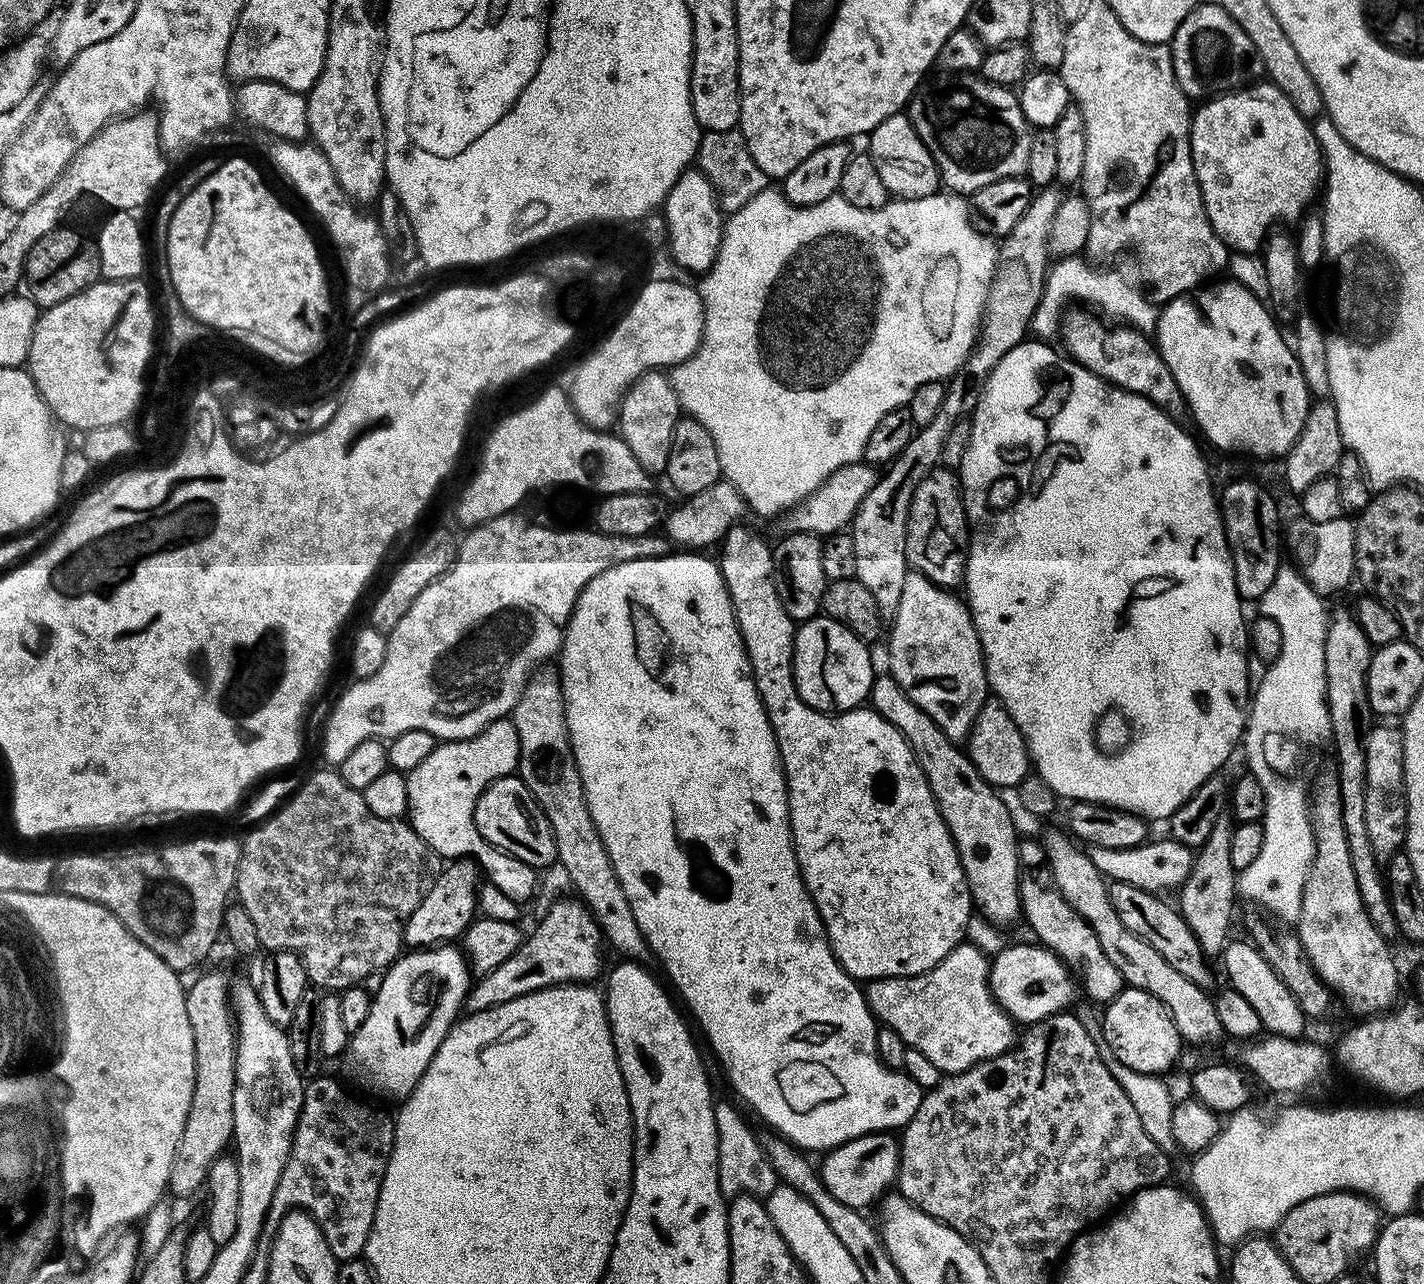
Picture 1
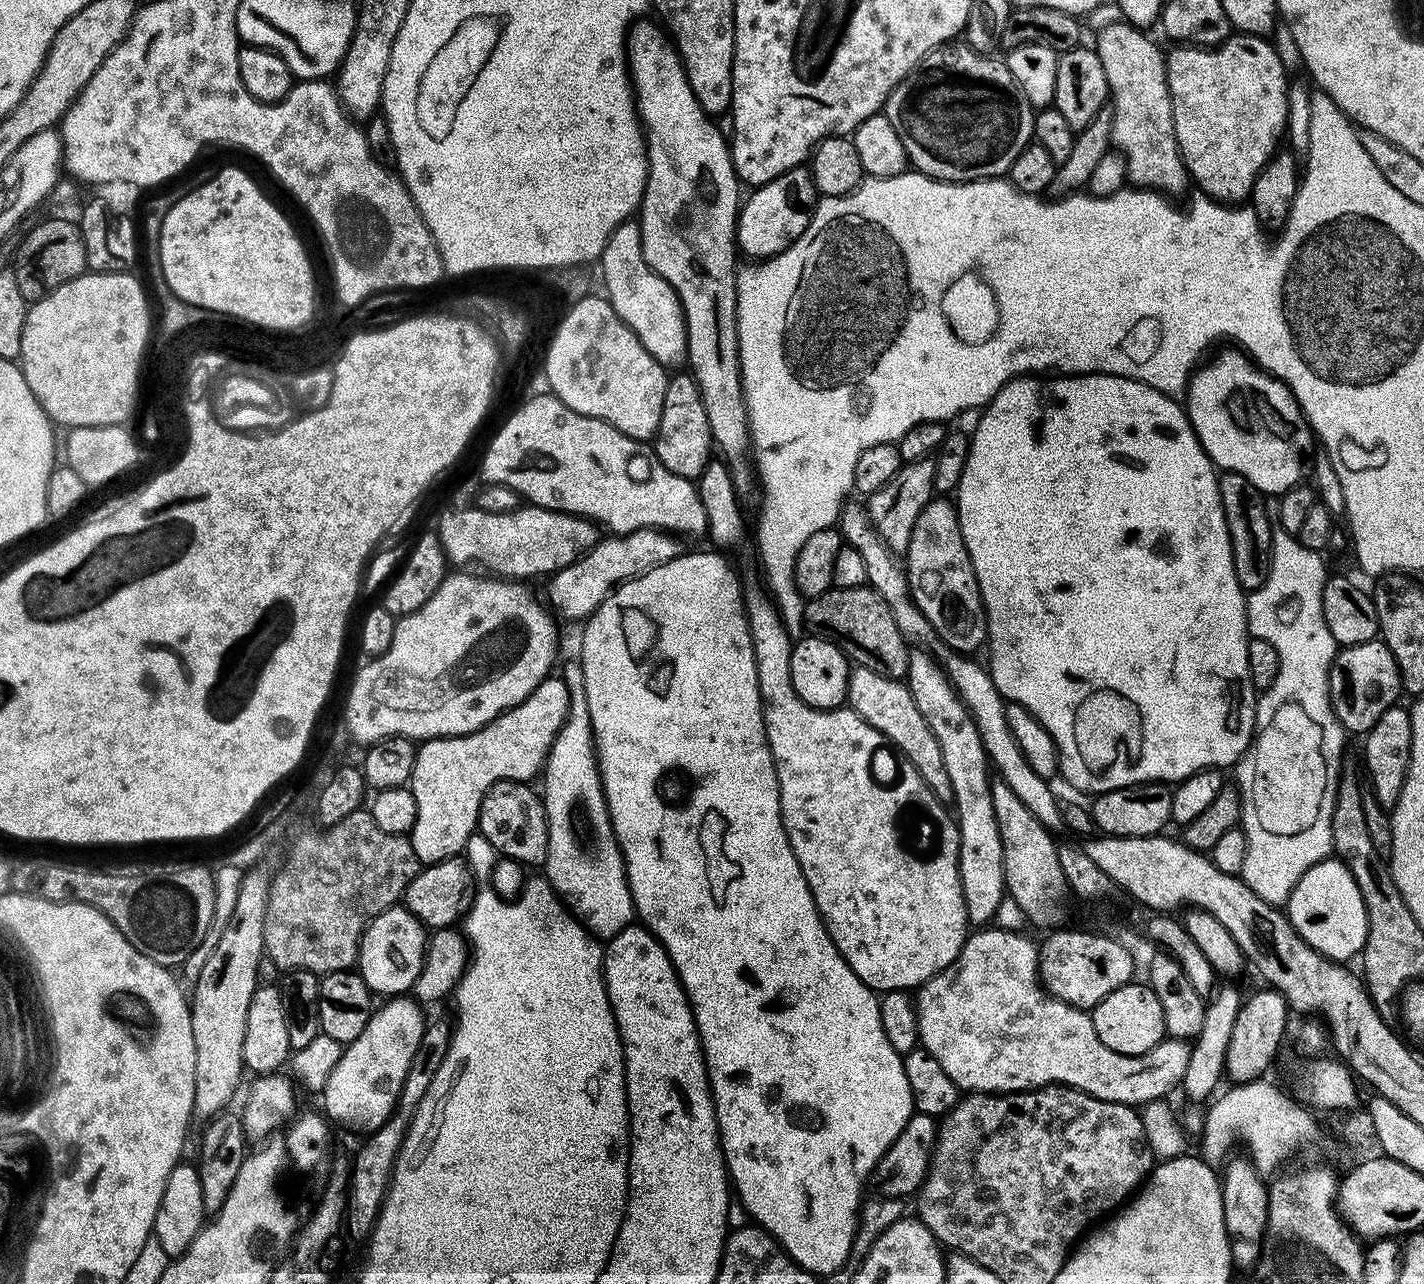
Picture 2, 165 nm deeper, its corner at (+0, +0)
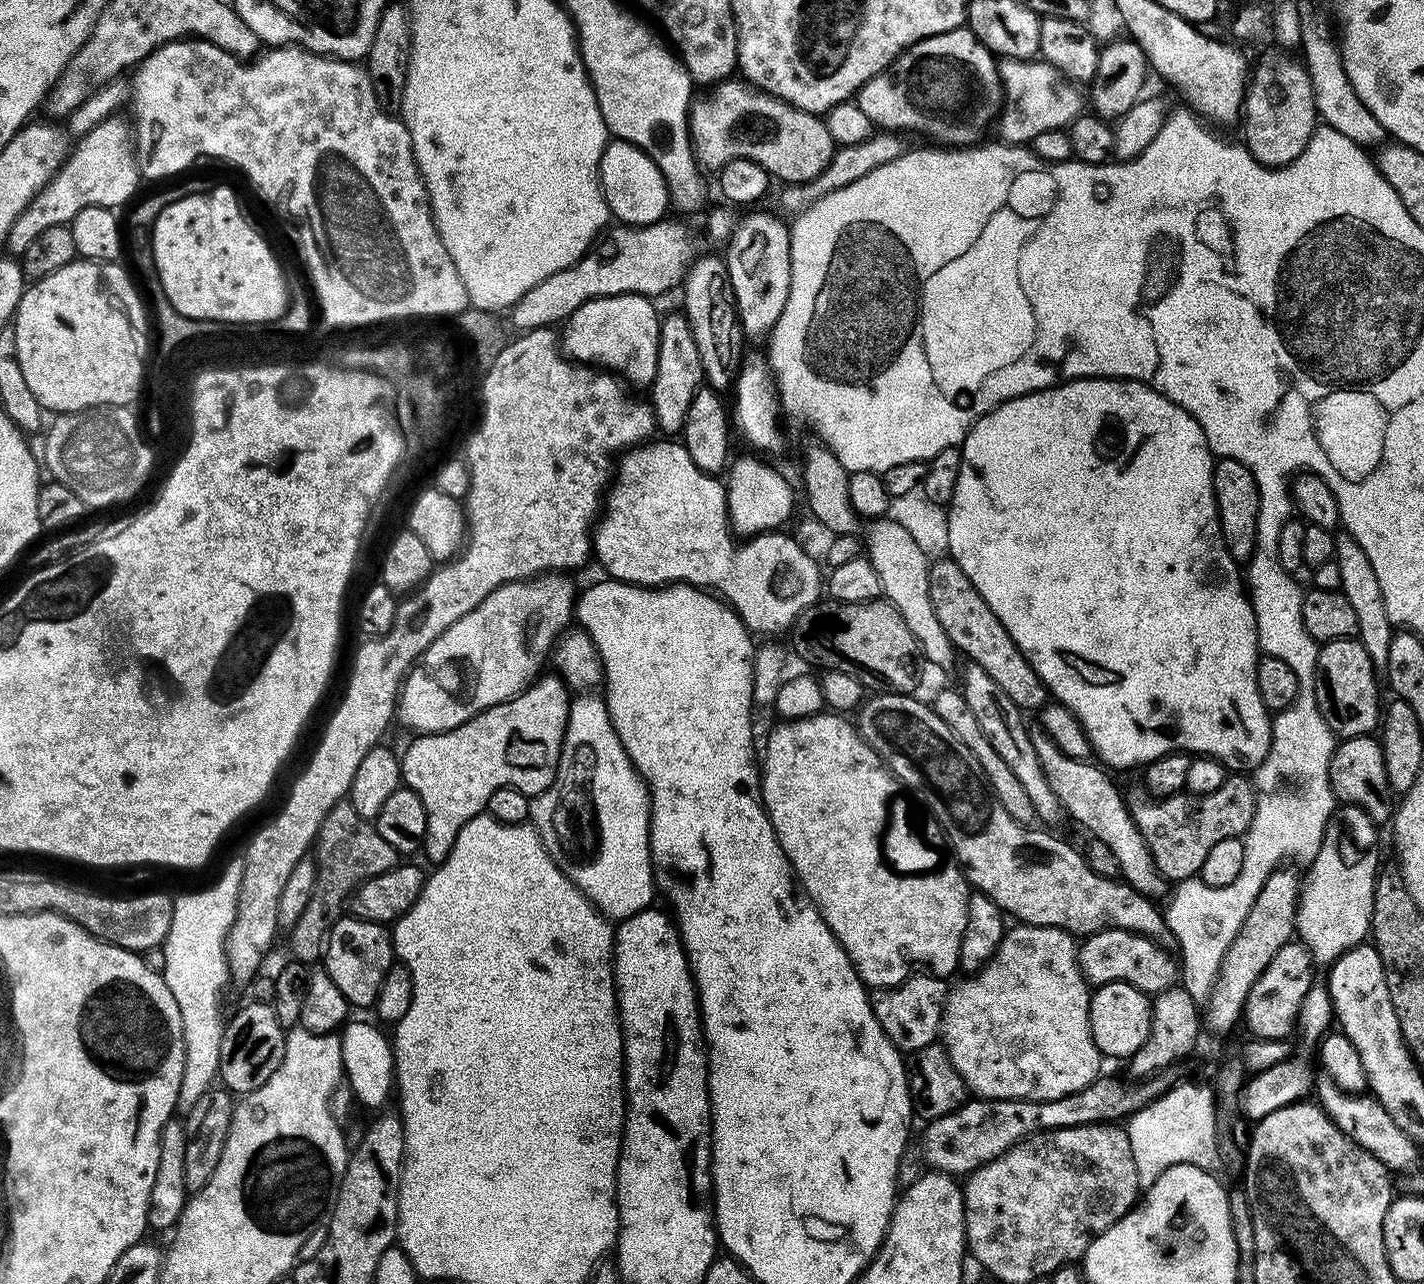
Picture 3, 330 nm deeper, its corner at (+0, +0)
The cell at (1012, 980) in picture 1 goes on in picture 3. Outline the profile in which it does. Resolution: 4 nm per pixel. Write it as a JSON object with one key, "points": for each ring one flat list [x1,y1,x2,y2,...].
{"points":[[1107,928,1087,937,1079,945,1080,969,1089,985,1099,986,1110,982,1126,982,1138,990,1157,994,1171,989,1178,980,1178,964,1153,937,1141,936,1121,928]]}

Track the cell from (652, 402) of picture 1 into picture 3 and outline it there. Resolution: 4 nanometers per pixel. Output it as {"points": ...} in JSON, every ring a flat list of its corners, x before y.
{"points":[[610,296,584,303,563,325,561,349,574,362,617,370,630,384,649,387,657,373,661,321,653,304,647,296]]}

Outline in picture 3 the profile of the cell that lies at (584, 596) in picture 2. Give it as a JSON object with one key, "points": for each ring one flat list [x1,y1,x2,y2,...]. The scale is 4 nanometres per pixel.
{"points":[[541,574,539,576,533,576,530,580,515,580,513,584,503,584,502,586,498,586,498,590,491,592,485,600,478,602,478,606,474,606,474,610,470,610,470,614,458,618,458,622,454,622,454,626,442,630,442,634,438,634,438,638,434,638,434,642,430,642,430,646,425,650,423,657,408,669,400,685,400,691,396,701,395,723,397,725,400,723,402,727,409,728,412,734,449,732,458,726,462,726,480,712,485,712,488,708,498,706,502,702,506,702,524,691,541,673,542,669,540,667,546,664,556,641,564,635,566,629,571,625,568,623,573,623,578,599,578,588,572,585,572,578,568,574]]}

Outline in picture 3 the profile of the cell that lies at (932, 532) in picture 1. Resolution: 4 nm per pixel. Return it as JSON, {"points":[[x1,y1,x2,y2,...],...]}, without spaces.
{"points":[[940,558,929,567,930,602,934,602,934,614,938,614,938,622,942,622,942,630,950,638,953,648,961,657,967,658,971,663,982,666,990,679,1010,694,1010,698,1021,710,1039,710,1049,703,1050,693,1048,687,1038,678,1038,674,1030,666,1028,659,1020,653,1014,638,1006,634,1006,626,998,622,994,610,986,606,982,594,966,578,966,574,951,558]]}

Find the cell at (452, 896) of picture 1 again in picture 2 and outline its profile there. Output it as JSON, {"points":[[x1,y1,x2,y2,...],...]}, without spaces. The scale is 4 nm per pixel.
{"points":[[402,904,376,915,363,932,356,970,373,995,394,998,409,993,416,985,427,948,427,929]]}

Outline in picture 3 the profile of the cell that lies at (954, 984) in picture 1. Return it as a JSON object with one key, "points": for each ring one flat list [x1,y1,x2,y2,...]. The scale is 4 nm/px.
{"points":[[1021,923,1012,927,1005,931,994,958,990,958,987,966,980,972,971,973,967,978,964,978,964,981,957,988,955,985,949,991,948,1001,944,1007,944,1017,940,1023,940,1036,944,1049,950,1054,950,1062,954,1062,954,1070,958,1070,958,1074,962,1074,969,1093,975,1094,977,1097,986,1100,1035,1100,1043,1102,1069,1096,1093,1084,1102,1072,1102,1069,1100,1069,1102,1053,1098,1050,1090,1030,1090,1014,1088,1013,1090,985,1080,969,1077,941,1072,933,1064,932,1060,928,1047,928,1046,926]]}

